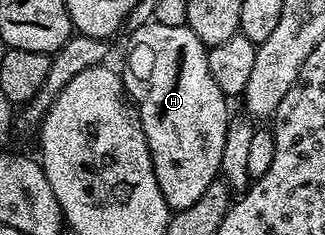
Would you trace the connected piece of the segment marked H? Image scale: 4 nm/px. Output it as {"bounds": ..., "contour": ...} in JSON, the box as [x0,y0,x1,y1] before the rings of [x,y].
{"bounds":[122,20,230,211],"contour":[[[151,20],[148,24],[131,30],[130,36],[132,38],[128,41],[128,54],[124,57],[124,69],[122,68],[124,88],[127,96],[138,106],[140,122],[144,128],[148,146],[152,152],[154,175],[158,179],[158,187],[166,199],[169,210],[179,211],[186,207],[194,207],[194,203],[198,203],[198,199],[202,199],[202,195],[206,192],[206,187],[210,187],[210,183],[217,180],[220,173],[222,151],[226,147],[226,131],[228,130],[230,120],[230,112],[228,113],[228,105],[230,105],[229,98],[225,97],[222,91],[218,91],[218,83],[214,83],[213,77],[210,76],[208,49],[200,42],[198,35],[194,35],[194,31],[188,29],[187,25],[183,25],[182,27],[162,27],[162,23]]]}

